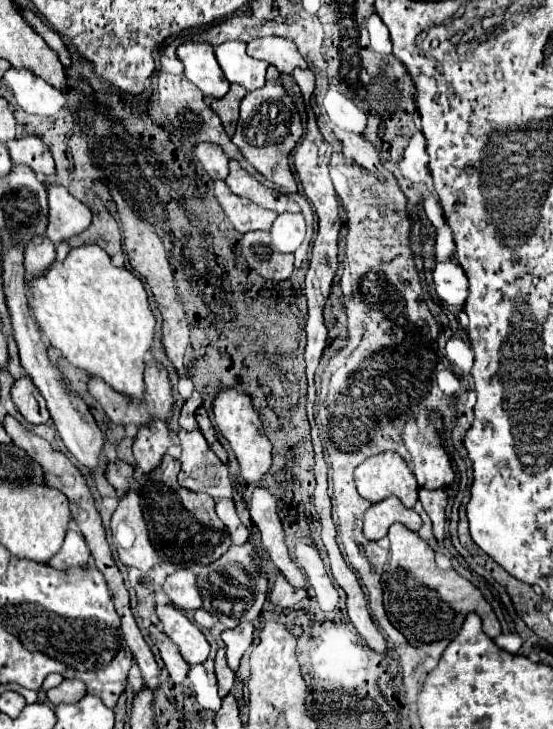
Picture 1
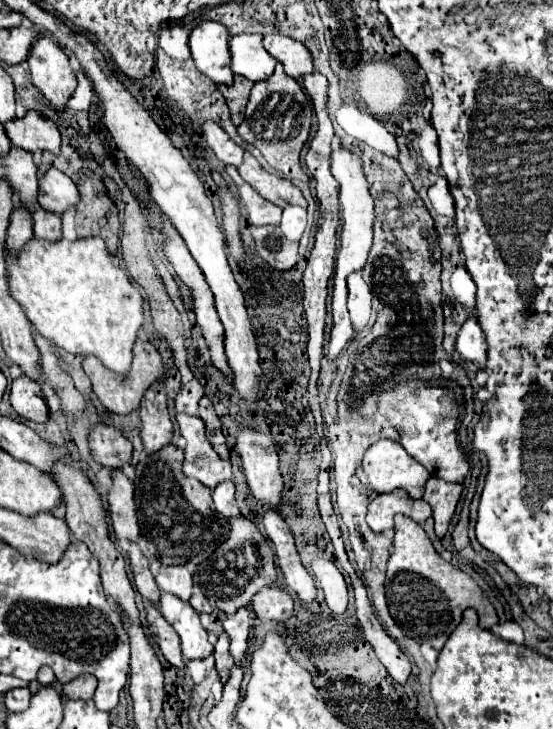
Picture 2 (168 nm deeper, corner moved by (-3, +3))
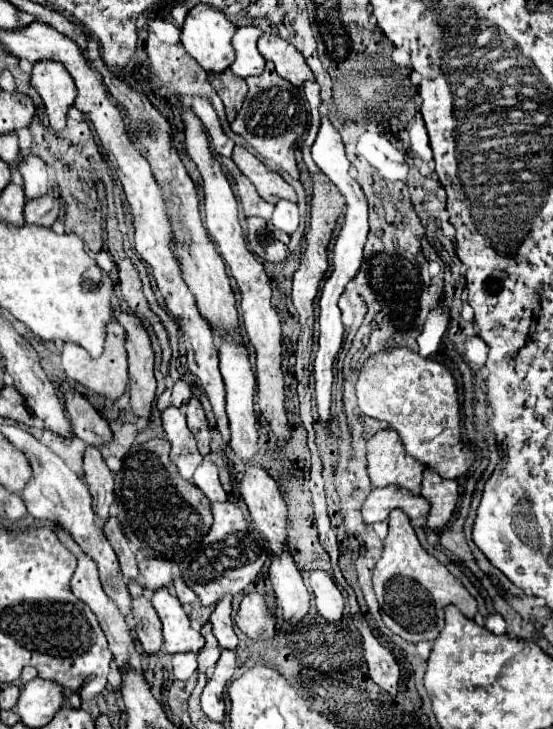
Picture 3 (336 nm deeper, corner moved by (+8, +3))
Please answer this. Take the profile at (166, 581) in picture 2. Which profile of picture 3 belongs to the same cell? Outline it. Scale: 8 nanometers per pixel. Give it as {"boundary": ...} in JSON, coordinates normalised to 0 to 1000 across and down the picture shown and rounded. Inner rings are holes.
{"boundary":[[[262,767],[251,772],[255,800],[262,808],[284,811],[313,802],[313,772],[302,767]]]}

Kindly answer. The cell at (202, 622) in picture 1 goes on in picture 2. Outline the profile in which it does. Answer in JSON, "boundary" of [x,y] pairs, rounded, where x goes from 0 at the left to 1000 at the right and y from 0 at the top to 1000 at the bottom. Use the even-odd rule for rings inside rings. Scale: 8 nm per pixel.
{"boundary":[[[354,813],[354,816],[344,819],[344,830],[347,830],[358,841],[380,841],[380,838],[383,838],[376,822],[373,822],[369,816],[362,816],[362,813]]]}

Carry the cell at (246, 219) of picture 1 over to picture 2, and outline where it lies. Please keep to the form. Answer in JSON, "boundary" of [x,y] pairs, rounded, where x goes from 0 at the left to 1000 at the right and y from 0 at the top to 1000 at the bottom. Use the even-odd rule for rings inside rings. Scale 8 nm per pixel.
{"boundary":[[[423,226],[409,229],[409,237],[423,246],[423,251],[430,254],[434,262],[434,276],[441,278],[441,284],[448,287],[448,306],[452,309],[503,309],[506,306],[506,292],[510,287],[488,276],[481,276],[477,270],[467,267],[463,259],[456,259],[434,240],[430,232]]]}

